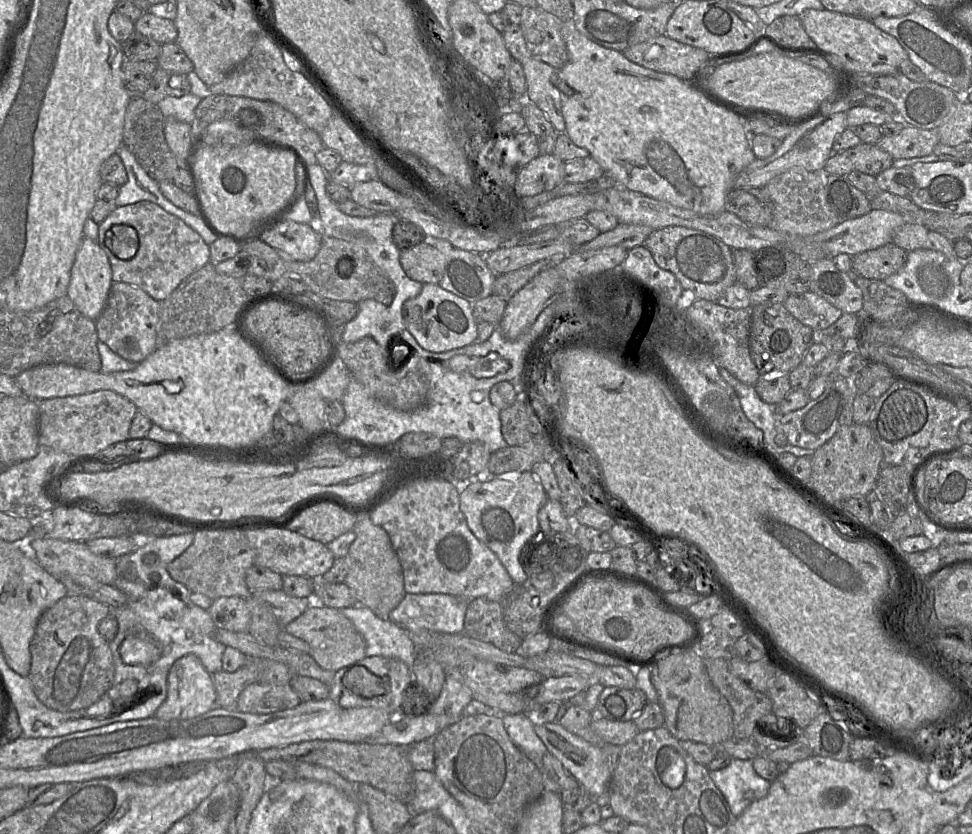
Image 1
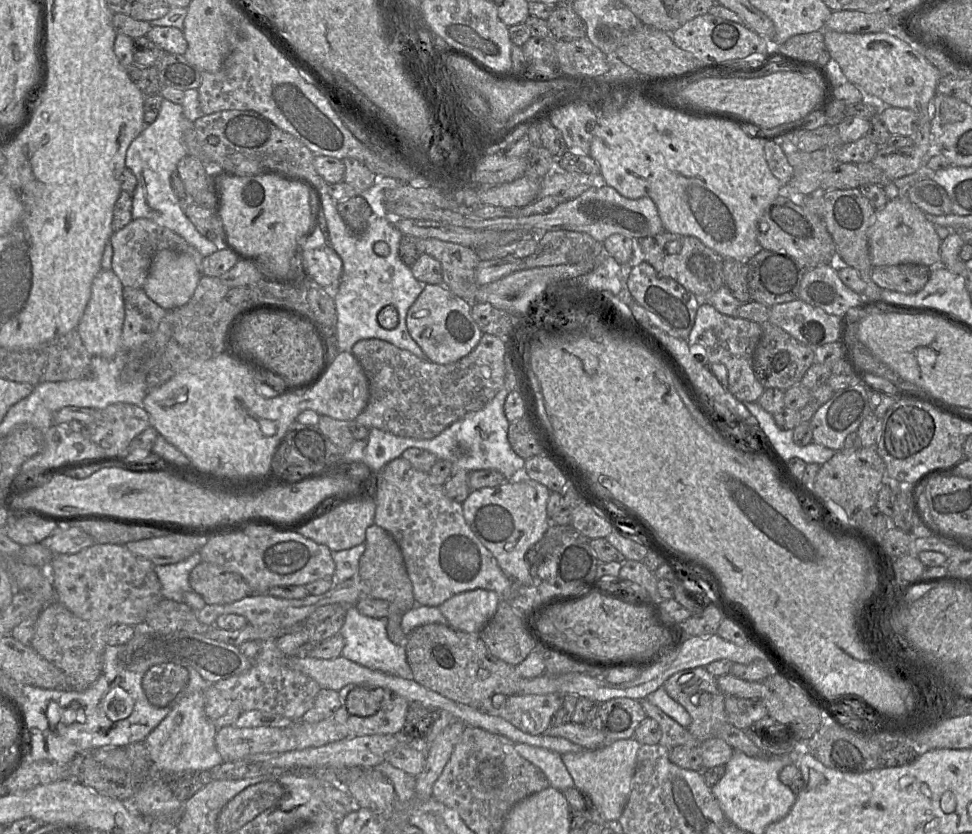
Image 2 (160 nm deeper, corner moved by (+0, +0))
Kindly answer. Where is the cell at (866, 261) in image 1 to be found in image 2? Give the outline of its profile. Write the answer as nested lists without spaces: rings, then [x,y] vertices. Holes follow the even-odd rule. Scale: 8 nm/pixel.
[[[899,264],[872,267],[871,279],[881,289],[915,294],[929,280],[931,268],[920,264]]]

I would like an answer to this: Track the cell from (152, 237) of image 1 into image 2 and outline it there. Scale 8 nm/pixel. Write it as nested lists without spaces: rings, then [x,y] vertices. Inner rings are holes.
[[[147,218],[132,219],[125,227],[114,231],[109,242],[113,248],[112,270],[124,287],[143,288],[153,256],[162,249],[190,255],[198,270],[203,272],[203,255],[176,232]]]

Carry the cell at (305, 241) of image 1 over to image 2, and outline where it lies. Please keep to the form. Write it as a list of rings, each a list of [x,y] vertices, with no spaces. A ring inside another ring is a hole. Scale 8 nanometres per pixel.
[[[326,240],[322,247],[304,251],[303,258],[312,281],[325,290],[338,289],[343,262]]]

